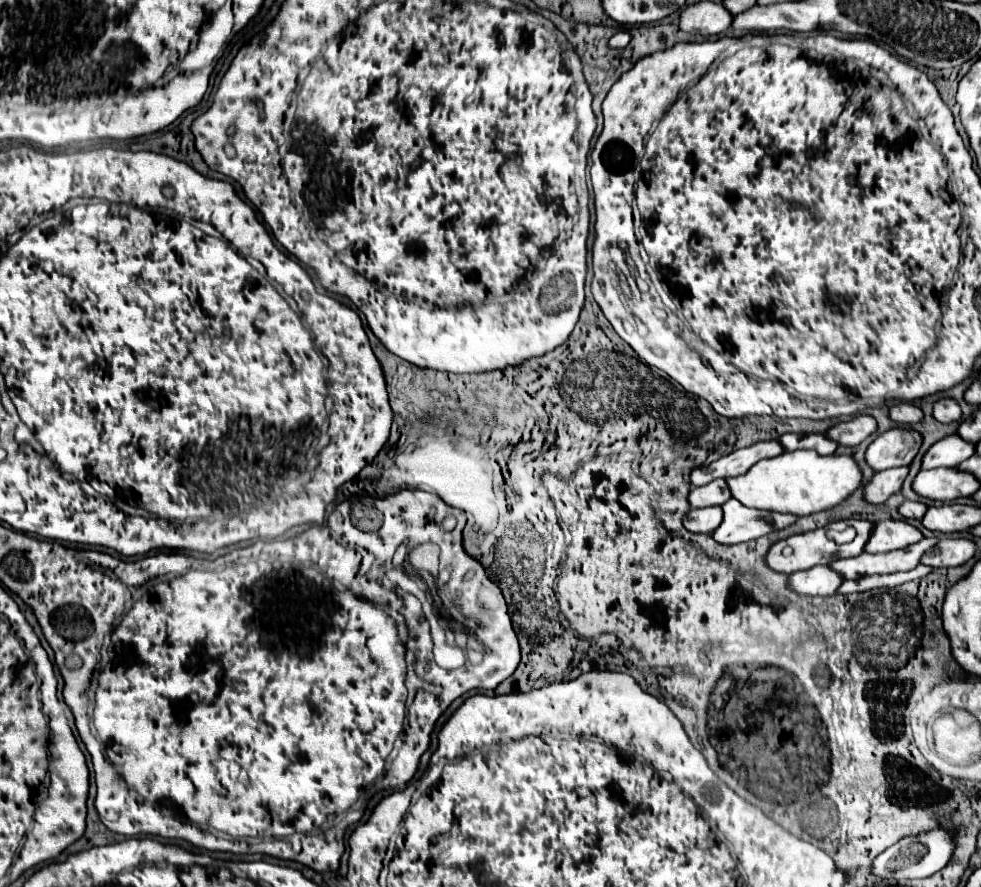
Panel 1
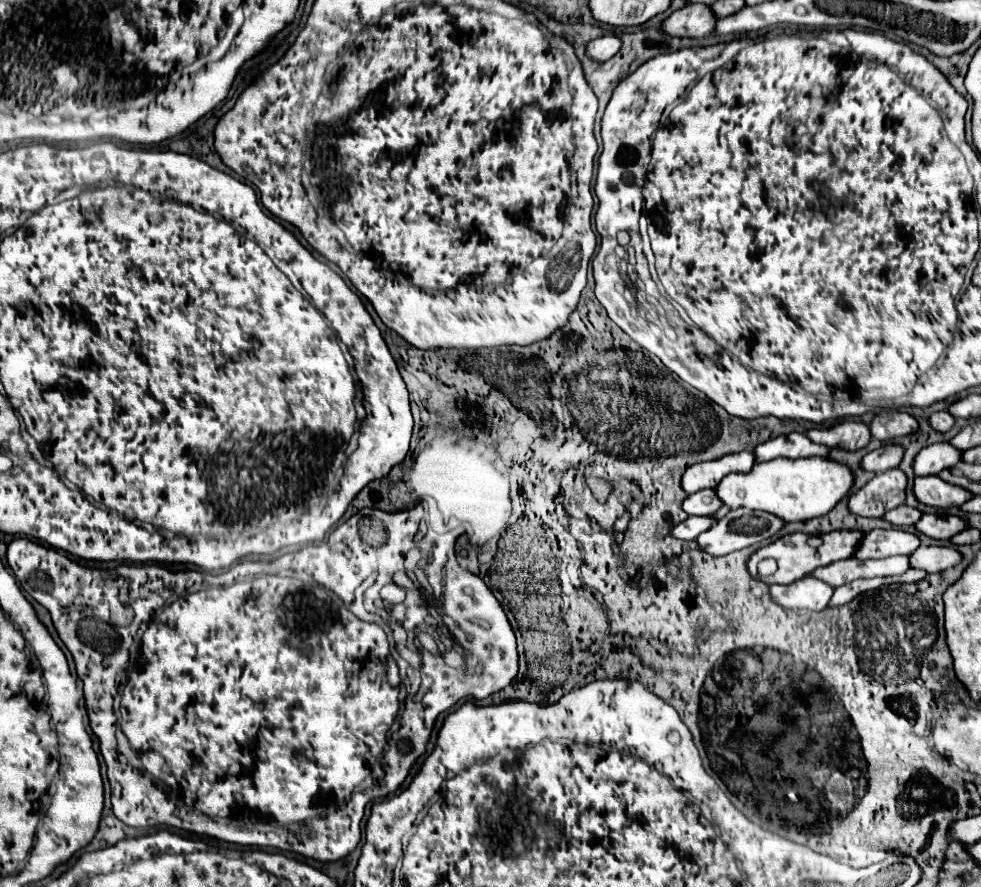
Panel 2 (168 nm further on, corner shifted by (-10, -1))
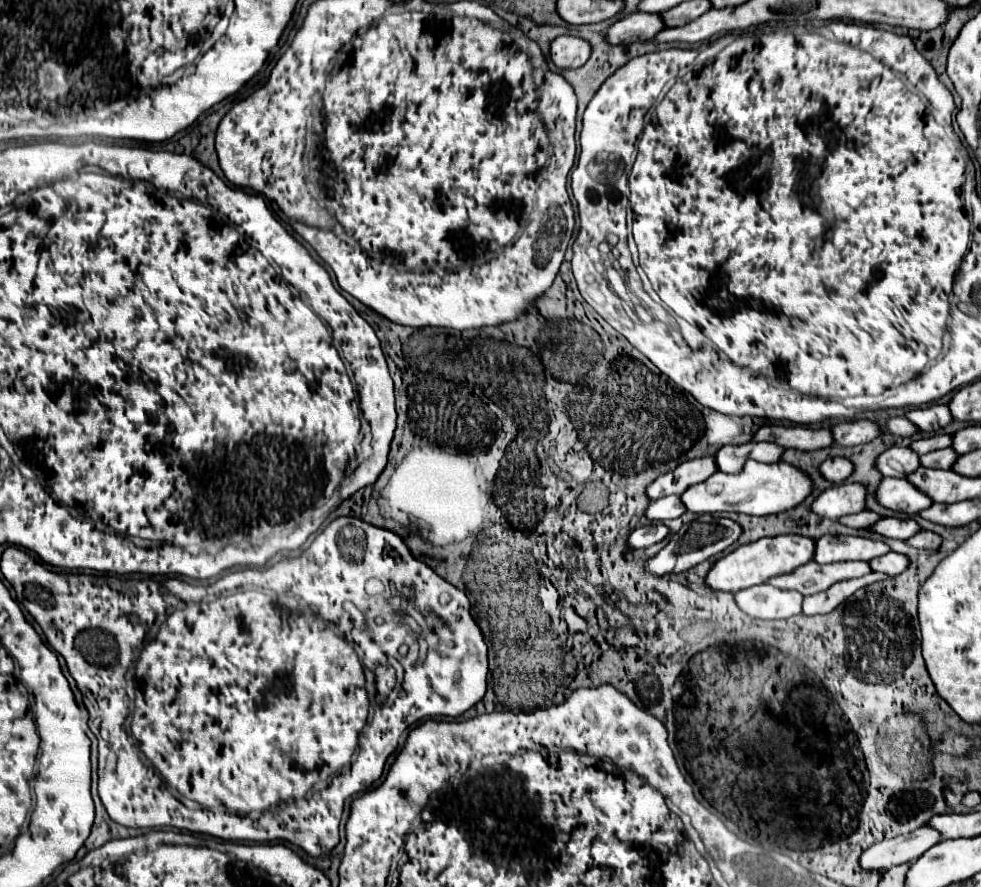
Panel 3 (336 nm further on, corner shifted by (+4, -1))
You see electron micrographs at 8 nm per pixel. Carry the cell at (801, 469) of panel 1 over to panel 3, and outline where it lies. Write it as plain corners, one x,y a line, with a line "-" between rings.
746,461
744,469
736,475
726,475
722,471
710,475
706,481
692,485
682,493
682,503
692,513
724,513
724,511
736,511
746,515
772,515
782,513
788,509
798,507
804,503
814,491
812,477
790,463
778,461
778,463
760,463
760,461

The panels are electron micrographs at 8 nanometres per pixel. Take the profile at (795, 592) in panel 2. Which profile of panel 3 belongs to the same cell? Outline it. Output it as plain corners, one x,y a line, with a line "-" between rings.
768,583
736,593
738,607
756,619
788,619
802,613
802,593
782,591

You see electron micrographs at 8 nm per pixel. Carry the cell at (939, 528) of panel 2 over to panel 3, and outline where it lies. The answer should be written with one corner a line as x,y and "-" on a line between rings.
884,517
870,529
890,539
910,539
916,533
920,533
920,525
914,519
896,519
896,517

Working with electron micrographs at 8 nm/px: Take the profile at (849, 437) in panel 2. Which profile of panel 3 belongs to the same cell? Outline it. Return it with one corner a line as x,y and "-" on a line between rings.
764,425
754,435
754,441
772,441
786,449
802,449
816,451
834,445
834,437
830,437
830,429
808,429
798,425

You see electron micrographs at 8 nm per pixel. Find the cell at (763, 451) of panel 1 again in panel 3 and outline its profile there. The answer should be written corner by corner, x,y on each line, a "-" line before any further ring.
700,457
692,461
684,461
678,465
678,469
660,475
648,489
648,497
660,499
666,495
682,495
690,485
706,481
712,473
718,471
718,465
714,465
714,457

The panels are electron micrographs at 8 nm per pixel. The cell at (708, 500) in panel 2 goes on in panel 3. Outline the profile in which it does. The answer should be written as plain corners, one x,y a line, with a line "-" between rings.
670,495
658,501
652,501
646,509
646,517
650,521
668,521
668,519
680,517
684,511
686,509
682,509
682,499
678,495

